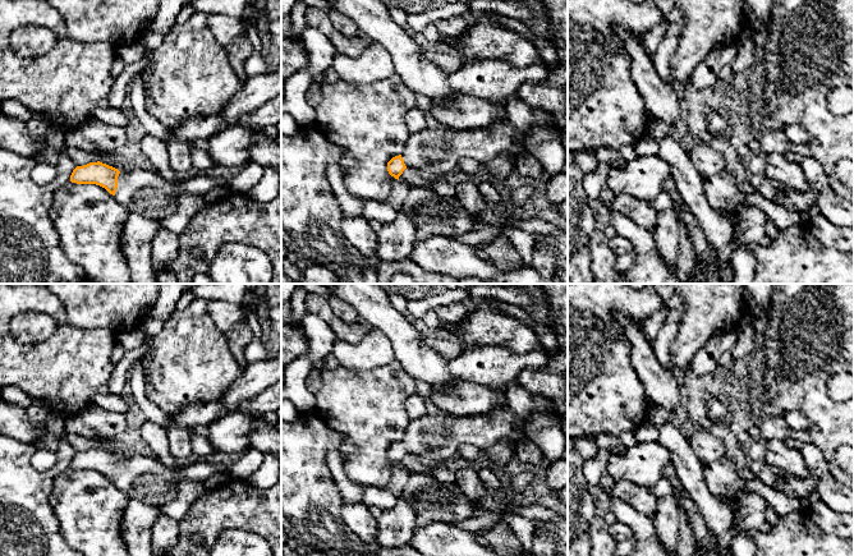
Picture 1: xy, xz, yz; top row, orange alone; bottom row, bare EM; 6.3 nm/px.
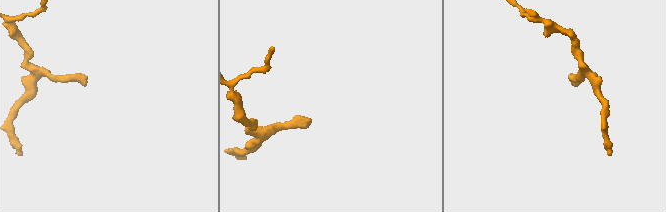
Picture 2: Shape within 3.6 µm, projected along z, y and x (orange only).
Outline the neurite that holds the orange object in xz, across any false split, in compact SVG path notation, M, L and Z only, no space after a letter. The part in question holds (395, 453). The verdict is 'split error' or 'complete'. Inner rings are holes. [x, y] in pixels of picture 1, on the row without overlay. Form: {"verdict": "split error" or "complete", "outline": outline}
{"verdict": "split error", "outline": "M508 406L465 417L427 414L409 422L403 440L387 449L387 458L398 467L405 455L440 465L454 459L463 445L485 451L501 440L519 442L525 437L525 426L527 419Z"}

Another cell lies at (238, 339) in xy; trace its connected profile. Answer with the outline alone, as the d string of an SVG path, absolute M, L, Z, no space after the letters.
M245 321L240 322L226 335L226 337L231 354L240 368L244 369L248 366L248 362L244 358L244 349L254 339L249 326Z

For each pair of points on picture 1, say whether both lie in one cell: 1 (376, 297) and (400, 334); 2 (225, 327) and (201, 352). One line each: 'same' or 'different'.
1: same
2: different

